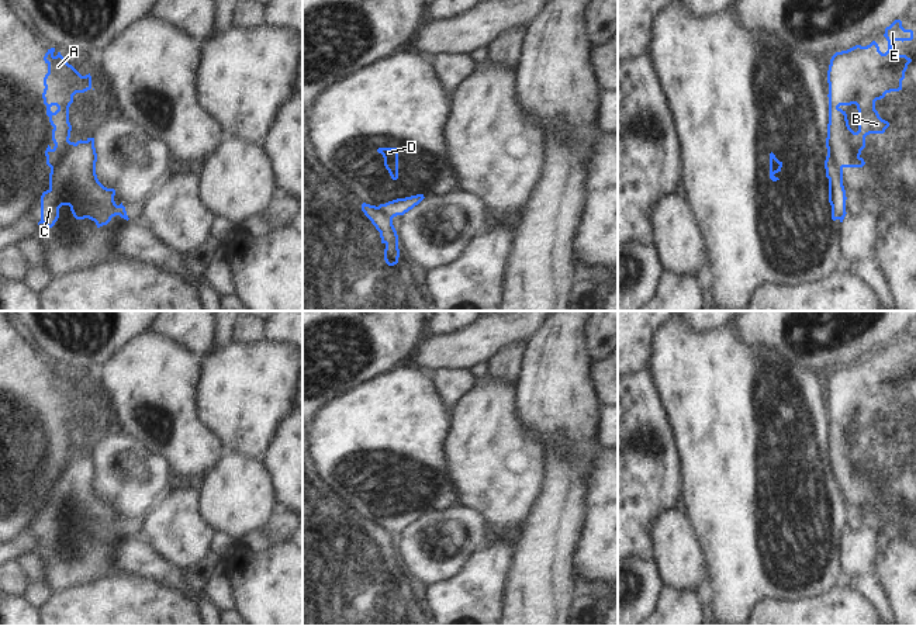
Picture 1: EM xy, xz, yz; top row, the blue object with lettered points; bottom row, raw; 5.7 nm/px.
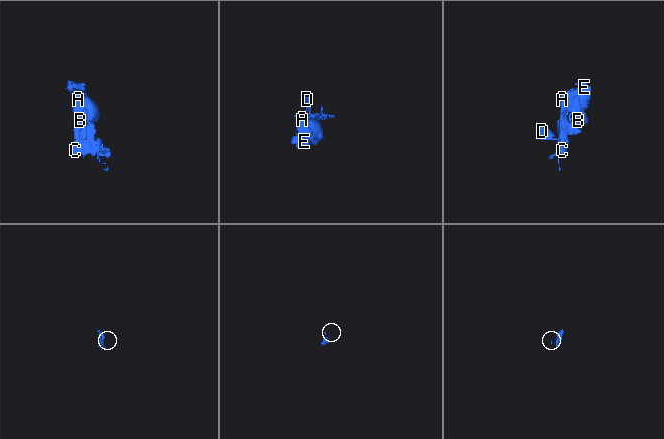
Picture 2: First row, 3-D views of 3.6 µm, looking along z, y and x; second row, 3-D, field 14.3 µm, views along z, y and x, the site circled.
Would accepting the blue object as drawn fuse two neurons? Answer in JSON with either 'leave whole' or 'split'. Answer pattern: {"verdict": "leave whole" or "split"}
{"verdict": "split"}

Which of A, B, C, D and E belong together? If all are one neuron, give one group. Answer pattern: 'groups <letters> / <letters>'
groups A B E / C D

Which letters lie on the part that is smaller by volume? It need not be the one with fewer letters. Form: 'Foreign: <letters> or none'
Foreign: C, D

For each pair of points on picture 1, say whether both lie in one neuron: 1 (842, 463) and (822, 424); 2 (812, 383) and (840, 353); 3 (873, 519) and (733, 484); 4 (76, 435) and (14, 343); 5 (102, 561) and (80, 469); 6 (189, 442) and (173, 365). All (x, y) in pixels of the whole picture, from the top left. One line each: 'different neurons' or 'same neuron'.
1: different neurons
2: different neurons
3: different neurons
4: same neuron
5: same neuron
6: same neuron

